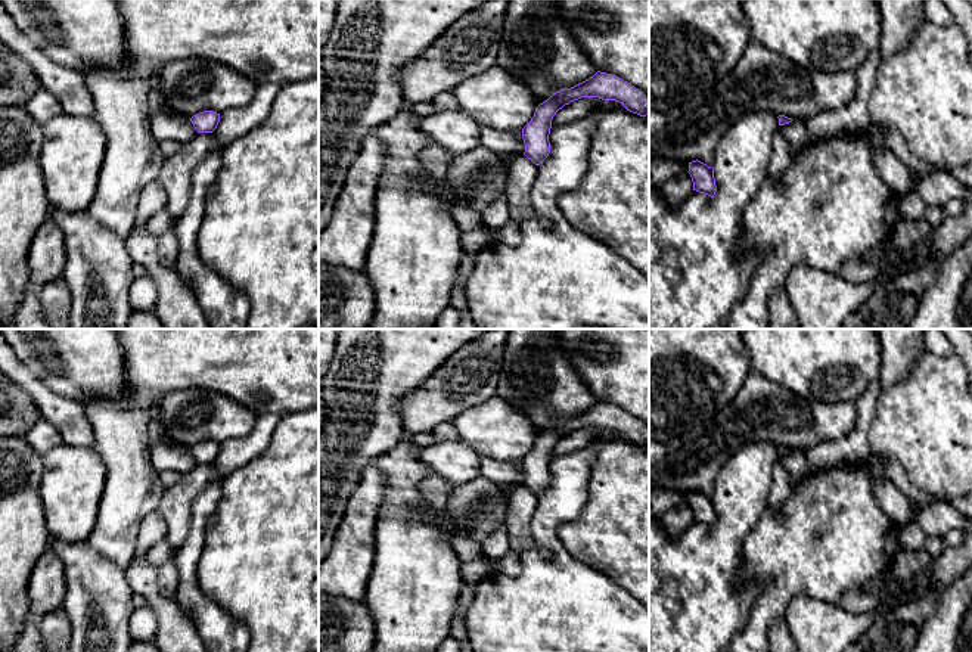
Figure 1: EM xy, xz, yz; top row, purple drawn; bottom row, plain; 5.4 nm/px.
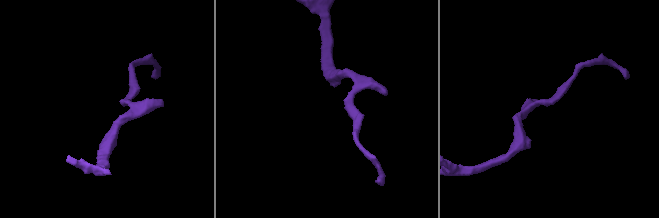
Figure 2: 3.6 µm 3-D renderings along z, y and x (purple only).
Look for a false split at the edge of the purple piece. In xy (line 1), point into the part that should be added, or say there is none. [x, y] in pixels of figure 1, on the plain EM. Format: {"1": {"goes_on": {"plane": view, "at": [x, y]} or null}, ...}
{"1": {"goes_on": null}}

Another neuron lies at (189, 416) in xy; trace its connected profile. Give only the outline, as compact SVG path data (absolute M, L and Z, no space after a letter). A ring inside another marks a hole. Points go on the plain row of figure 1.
M177 389L161 401L159 422L178 447L192 448L204 441L223 444L246 437L258 415L227 395L211 389Z

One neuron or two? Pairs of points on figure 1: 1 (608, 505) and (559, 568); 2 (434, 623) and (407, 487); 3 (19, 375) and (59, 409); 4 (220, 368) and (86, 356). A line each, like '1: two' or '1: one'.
1: two
2: one
3: one
4: two

